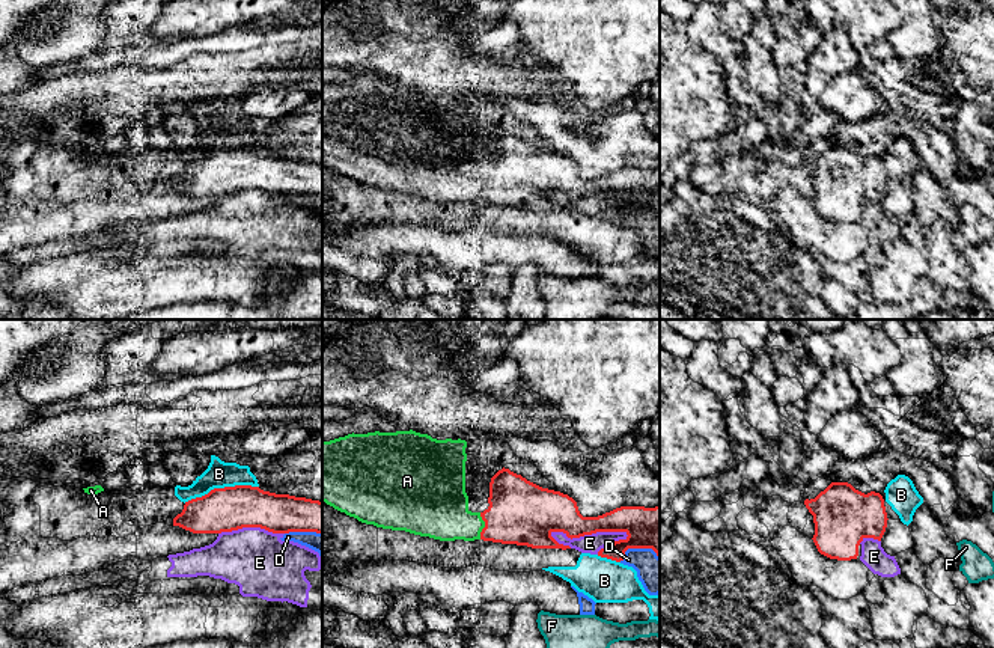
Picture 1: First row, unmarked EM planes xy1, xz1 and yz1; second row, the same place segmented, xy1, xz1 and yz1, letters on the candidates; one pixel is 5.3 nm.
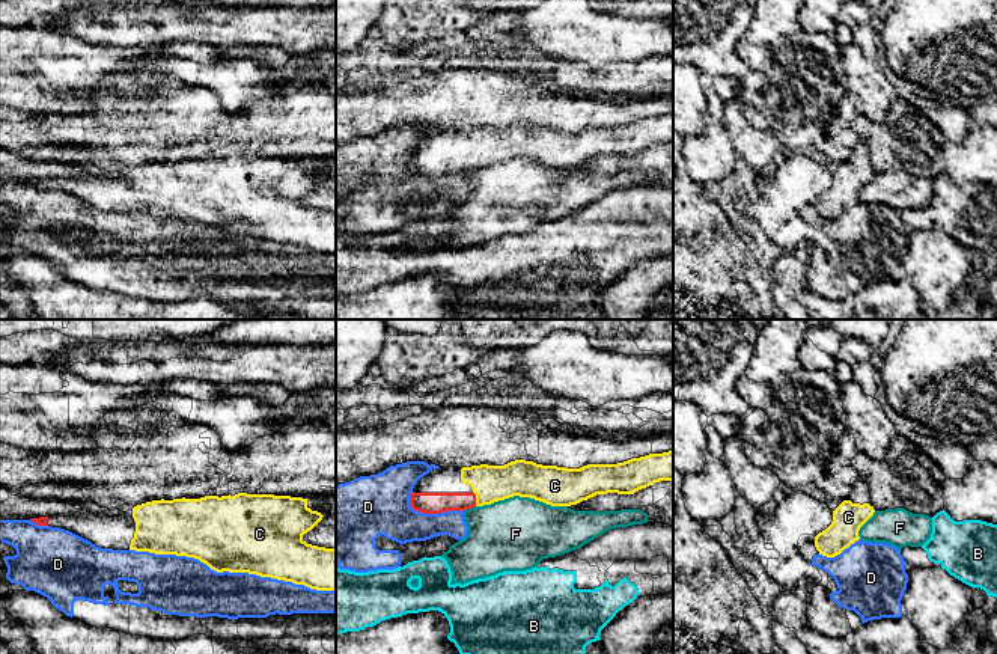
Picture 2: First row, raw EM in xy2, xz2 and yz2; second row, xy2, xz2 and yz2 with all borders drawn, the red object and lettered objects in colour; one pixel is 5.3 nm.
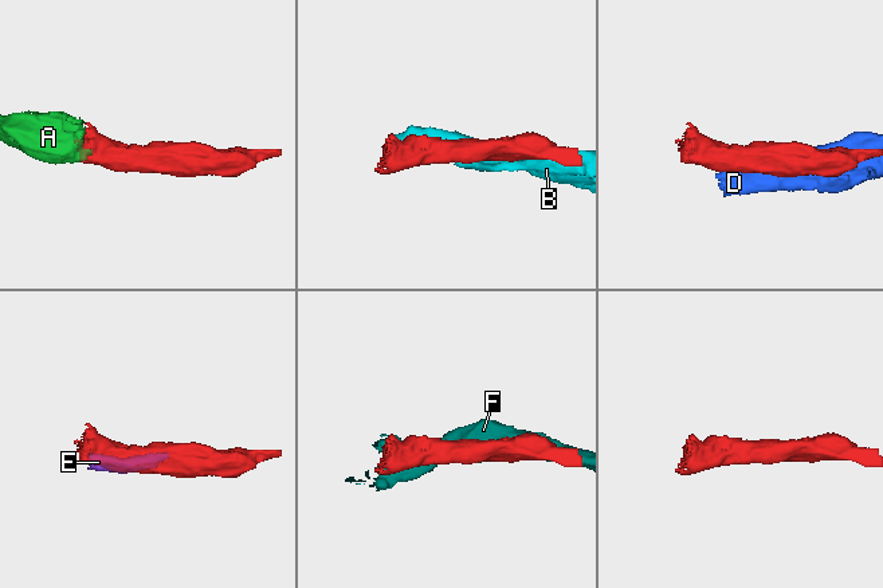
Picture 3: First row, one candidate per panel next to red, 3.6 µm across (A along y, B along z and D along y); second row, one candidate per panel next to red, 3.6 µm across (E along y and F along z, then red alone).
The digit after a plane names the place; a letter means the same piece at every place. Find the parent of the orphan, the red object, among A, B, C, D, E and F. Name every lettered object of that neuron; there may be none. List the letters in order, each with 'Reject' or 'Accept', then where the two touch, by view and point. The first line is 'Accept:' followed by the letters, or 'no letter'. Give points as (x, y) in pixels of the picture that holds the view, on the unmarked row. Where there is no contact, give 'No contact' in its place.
Accept: A, C
A: Accept. Touches red at xz1 (485, 189)
B: Reject. Touches red at xy1 (220, 151)
C: Accept. Touches red at xz2 (475, 161)
D: Reject. Touches red at xz2 (431, 175)
E: Reject. Touches red at xz1 (589, 196)
F: Reject. Touches red at xz2 (469, 171)

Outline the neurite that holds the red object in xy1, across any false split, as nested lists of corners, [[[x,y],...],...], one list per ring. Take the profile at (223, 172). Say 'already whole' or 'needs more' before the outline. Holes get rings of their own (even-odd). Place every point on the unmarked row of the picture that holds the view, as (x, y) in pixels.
already whole; [[[252,148],[214,151],[185,164],[173,188],[193,196],[221,196],[242,190],[261,190],[273,196],[322,196],[322,164]]]

